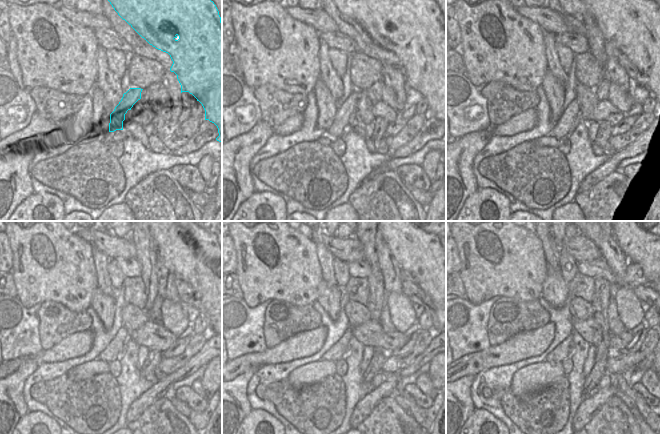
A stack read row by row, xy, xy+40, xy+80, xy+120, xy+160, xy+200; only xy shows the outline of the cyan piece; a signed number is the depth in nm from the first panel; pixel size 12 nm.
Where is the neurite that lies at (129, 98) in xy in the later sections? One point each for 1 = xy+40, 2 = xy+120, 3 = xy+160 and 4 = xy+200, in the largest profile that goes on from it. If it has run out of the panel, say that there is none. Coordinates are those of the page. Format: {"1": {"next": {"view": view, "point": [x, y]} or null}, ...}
{"1": {"next": {"view": "xy+40", "point": [341, 123]}}, "2": {"next": {"view": "xy+120", "point": [114, 349]}}, "3": {"next": {"view": "xy+160", "point": [335, 353]}}, "4": {"next": {"view": "xy+200", "point": [560, 353]}}}

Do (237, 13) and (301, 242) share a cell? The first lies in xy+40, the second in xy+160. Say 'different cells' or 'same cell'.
same cell

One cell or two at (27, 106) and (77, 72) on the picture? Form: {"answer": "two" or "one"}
{"answer": "two"}

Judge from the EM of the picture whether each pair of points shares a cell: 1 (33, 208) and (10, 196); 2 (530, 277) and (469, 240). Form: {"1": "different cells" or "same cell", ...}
{"1": "different cells", "2": "same cell"}

